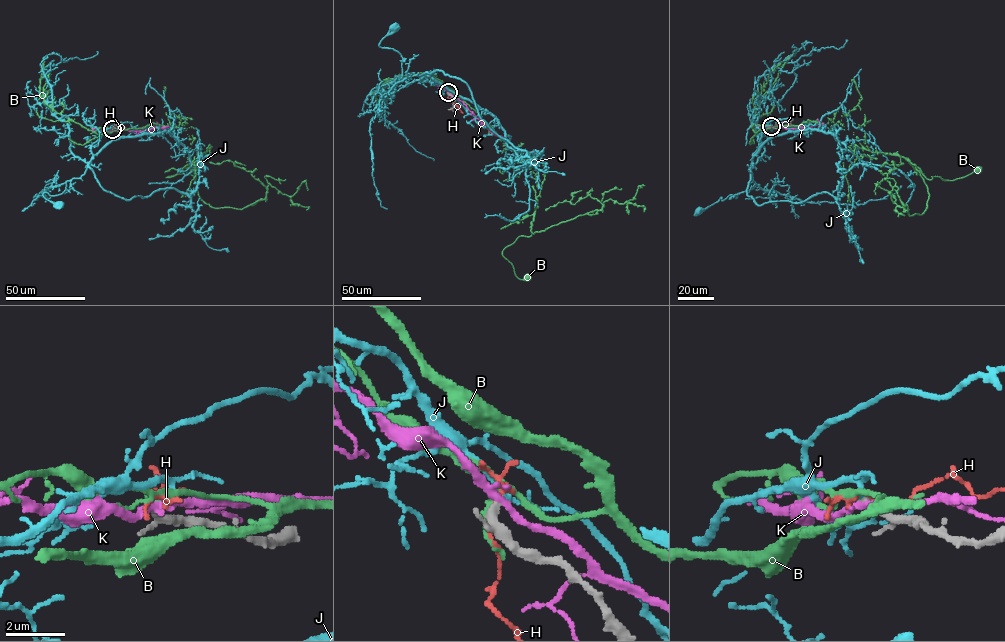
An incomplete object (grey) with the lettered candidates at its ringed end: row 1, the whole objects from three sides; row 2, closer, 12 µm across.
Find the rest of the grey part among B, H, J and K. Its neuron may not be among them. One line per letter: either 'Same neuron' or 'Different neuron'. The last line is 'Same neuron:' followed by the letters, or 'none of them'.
B: Different neuron
H: Different neuron
J: Same neuron
K: Different neuron
Same neuron: J

